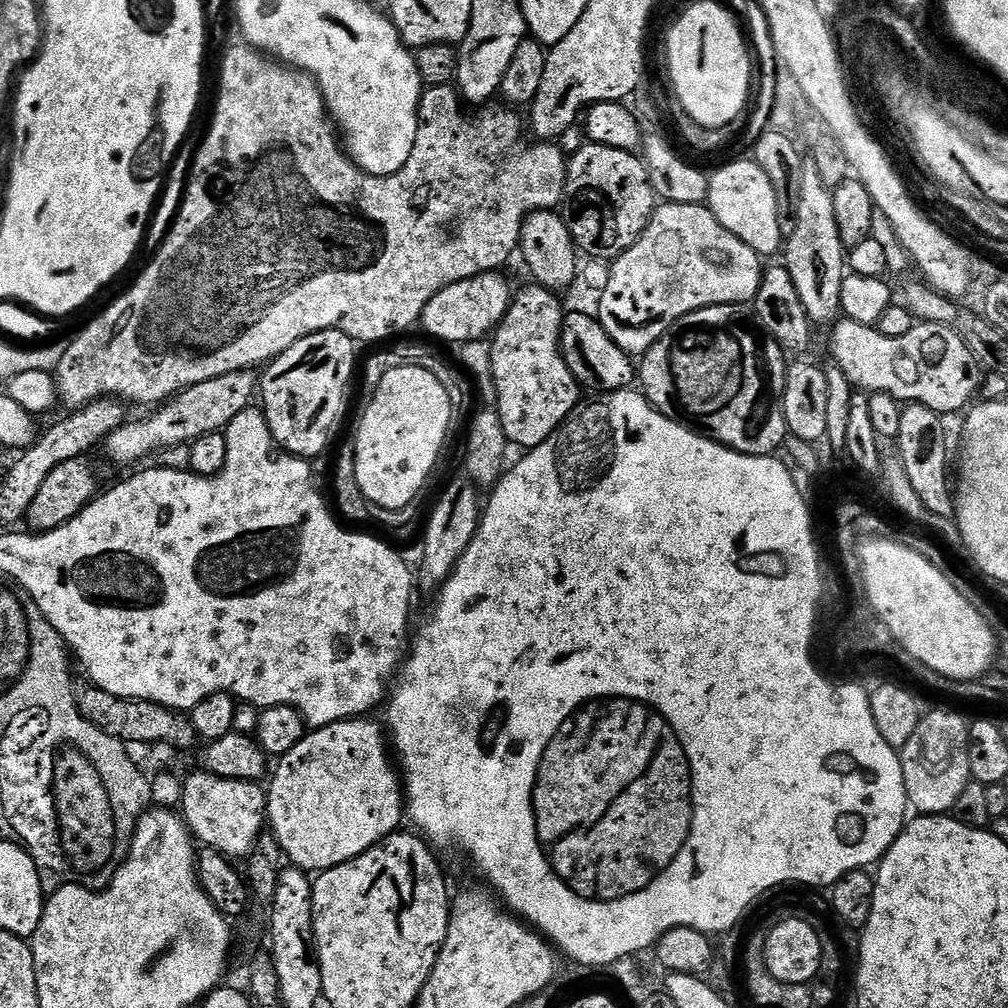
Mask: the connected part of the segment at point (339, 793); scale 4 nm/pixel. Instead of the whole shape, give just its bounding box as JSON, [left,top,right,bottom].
[266,718,406,874]

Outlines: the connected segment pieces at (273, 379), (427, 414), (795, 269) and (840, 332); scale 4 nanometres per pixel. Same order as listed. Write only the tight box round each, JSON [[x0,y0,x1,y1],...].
[[258,328,358,458],[354,363,452,510],[782,158,846,326],[831,318,982,414]]

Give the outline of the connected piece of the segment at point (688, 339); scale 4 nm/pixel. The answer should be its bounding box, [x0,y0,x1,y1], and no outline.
[638,304,789,456]

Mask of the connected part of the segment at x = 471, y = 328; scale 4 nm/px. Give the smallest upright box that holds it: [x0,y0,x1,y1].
[419,272,514,346]

